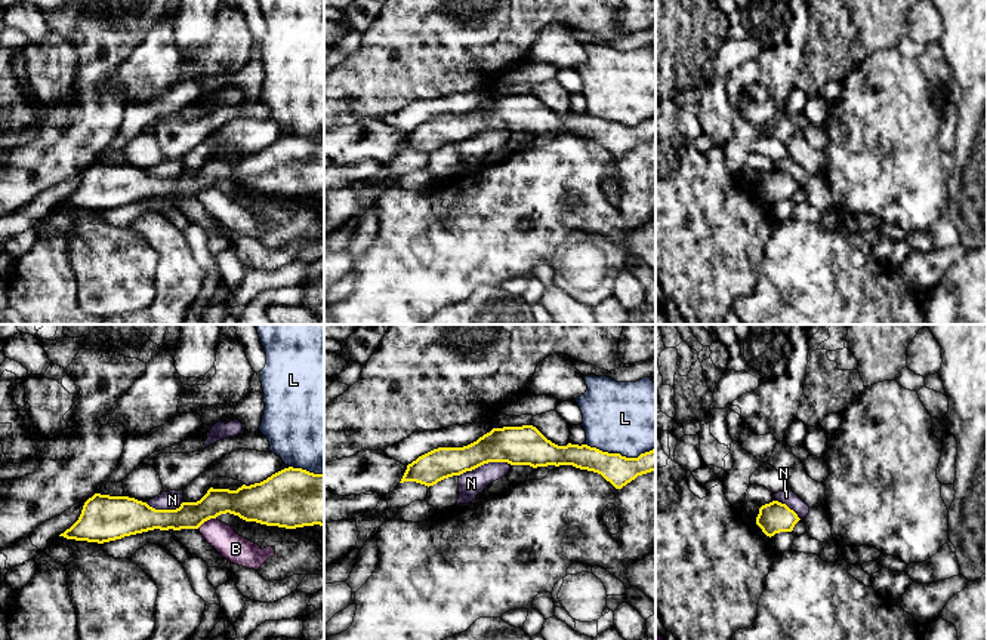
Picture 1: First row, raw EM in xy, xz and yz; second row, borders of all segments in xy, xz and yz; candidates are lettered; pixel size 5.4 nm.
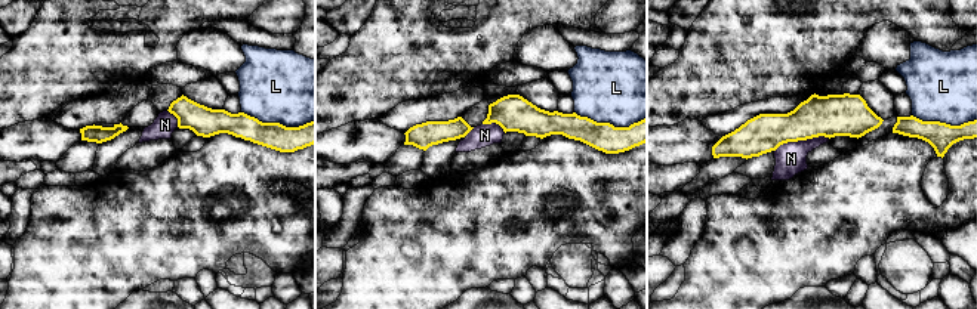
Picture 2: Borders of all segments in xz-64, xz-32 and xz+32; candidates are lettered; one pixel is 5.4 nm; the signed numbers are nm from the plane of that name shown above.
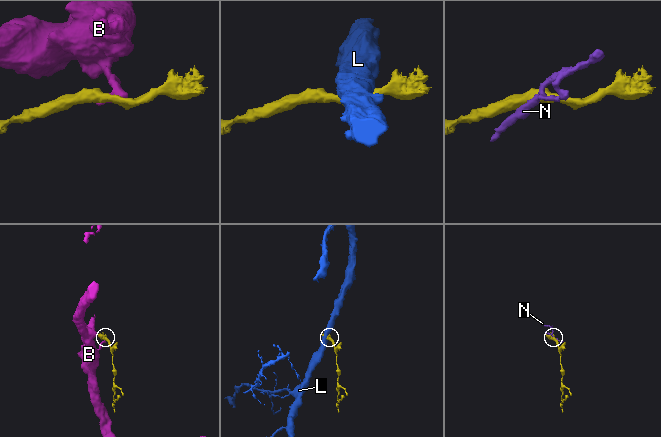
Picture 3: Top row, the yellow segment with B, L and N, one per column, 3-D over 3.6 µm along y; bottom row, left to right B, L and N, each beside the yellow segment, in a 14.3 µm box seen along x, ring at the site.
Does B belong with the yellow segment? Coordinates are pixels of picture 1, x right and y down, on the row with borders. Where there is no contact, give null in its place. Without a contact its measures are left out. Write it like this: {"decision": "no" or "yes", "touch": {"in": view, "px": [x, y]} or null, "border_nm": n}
{"decision": "no", "touch": {"in": "xy", "px": [206, 520]}, "border_nm": 120}

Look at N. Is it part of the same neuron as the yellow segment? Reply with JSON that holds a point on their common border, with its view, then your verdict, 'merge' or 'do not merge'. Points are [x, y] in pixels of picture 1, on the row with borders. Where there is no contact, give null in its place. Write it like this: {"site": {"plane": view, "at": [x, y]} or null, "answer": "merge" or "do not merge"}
{"site": {"plane": "xz", "at": [484, 462]}, "answer": "do not merge"}

